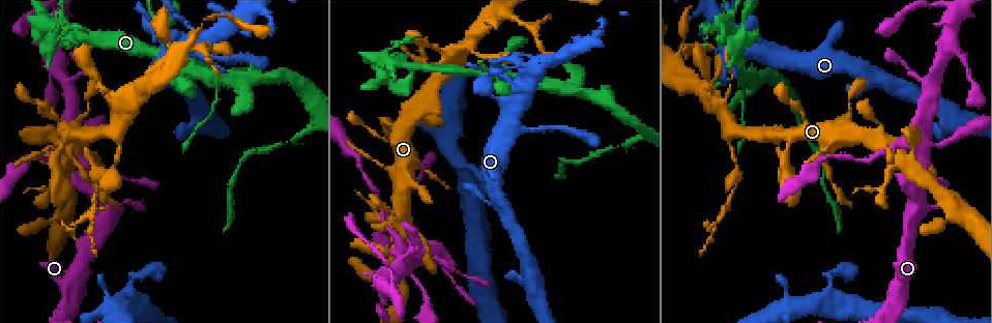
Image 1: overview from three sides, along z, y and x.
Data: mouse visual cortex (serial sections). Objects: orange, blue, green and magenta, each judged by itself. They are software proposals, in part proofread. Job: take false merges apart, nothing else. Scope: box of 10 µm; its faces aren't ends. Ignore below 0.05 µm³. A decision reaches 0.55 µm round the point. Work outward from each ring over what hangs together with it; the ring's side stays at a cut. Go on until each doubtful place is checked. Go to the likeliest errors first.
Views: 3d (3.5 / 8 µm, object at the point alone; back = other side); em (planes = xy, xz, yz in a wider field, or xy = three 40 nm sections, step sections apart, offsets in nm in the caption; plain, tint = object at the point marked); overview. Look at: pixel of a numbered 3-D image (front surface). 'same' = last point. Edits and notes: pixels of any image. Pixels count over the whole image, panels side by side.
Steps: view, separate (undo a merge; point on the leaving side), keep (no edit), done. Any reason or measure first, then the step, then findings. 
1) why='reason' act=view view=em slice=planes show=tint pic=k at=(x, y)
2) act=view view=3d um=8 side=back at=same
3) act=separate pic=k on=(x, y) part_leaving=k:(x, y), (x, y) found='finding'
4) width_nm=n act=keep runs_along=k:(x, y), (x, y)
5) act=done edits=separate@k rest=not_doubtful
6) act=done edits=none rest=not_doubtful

why='four or more arms meet' act=view view=3d um=3.5 pic=1 at=(923, 140)

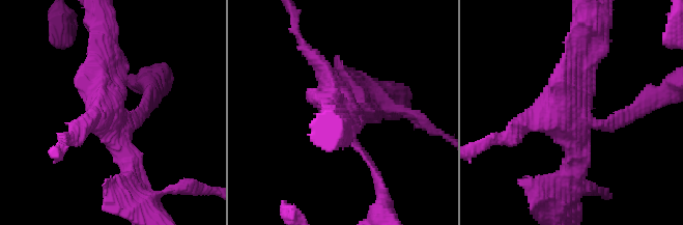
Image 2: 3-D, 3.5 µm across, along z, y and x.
why='shape alone is not enough' act=view view=em slice=xy step=3 show=tint pic=2 at=(111, 111)

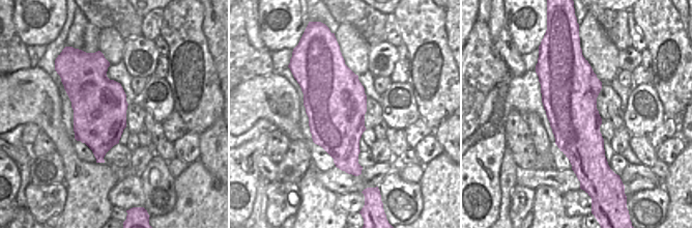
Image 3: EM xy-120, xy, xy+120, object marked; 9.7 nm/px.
act=view view=em slice=xy step=2 show=tint at=same

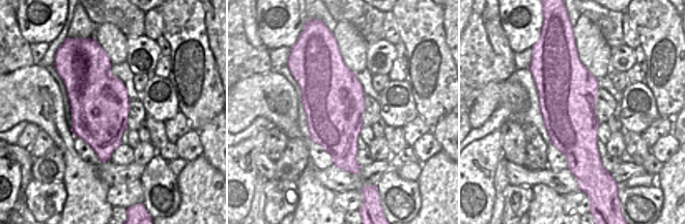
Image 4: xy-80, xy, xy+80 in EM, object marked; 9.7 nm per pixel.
act=keep runs_along=2:(135, 176), (109, 112), (109, 43) found='all the same cell'

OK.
why='two arms in line, one across' act=view view=3d um=3.5 pic=1 at=(157, 55)

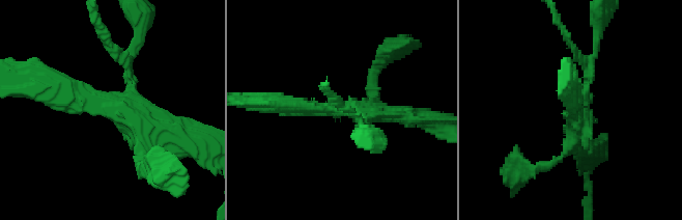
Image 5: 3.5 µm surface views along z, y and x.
arms=3 arm_widths_nm=100,250,250 act=view view=em slice=planes show=tint pic=5 at=(120, 108)

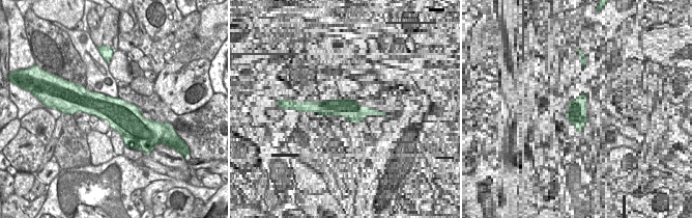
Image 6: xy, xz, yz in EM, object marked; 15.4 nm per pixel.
why='cut it another way' act=view view=em slice=xy step=1 show=tint at=same

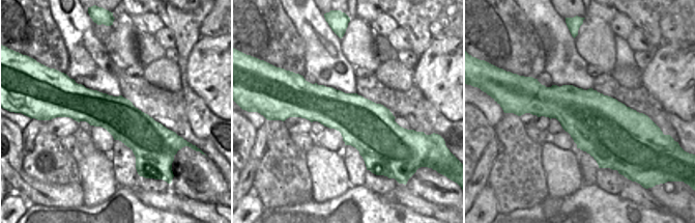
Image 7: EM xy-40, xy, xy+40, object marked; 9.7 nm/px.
act=keep runs_along=7:(62, 104), (166, 132) found='all the same cell'

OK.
why='three arms meet' act=view view=3d um=3.5 pic=1 at=(171, 23)

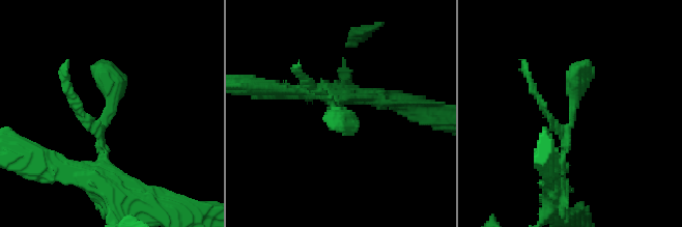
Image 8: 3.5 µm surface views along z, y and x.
act=view view=em slice=planes show=tint pic=8 at=(106, 116)

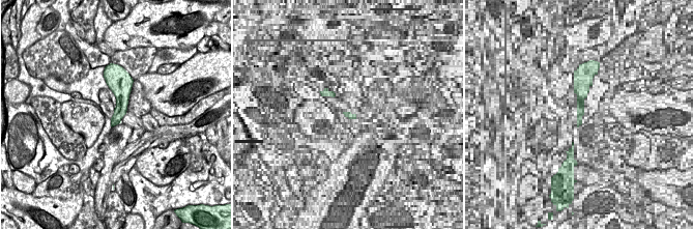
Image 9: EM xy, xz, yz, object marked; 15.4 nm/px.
arm_widths_nm=150,200,300 act=keep runs_along=8:(551, 176), (586, 64) found='one cell here'

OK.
why='arms part here' act=view view=3d um=3.5 pic=1 at=(82, 36)

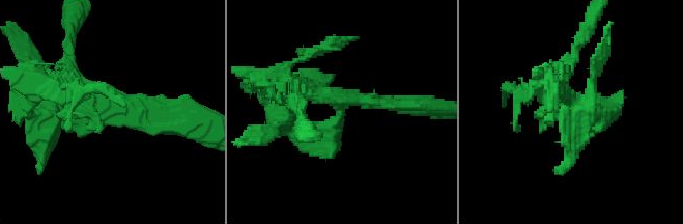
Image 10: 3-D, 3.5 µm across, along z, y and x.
why='shape alone is not enough' act=view view=em slice=xy step=1 show=tint pic=10 at=(345, 103)

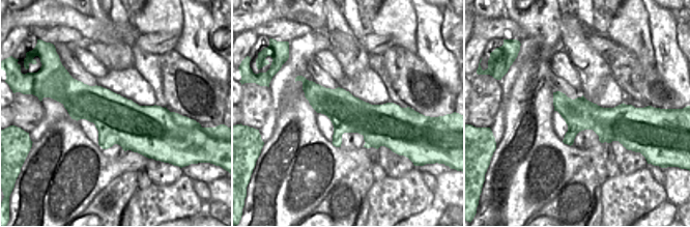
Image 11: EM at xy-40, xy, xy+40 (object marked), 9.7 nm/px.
why='another direction' act=view view=em slice=xy step=5 show=tint at=same

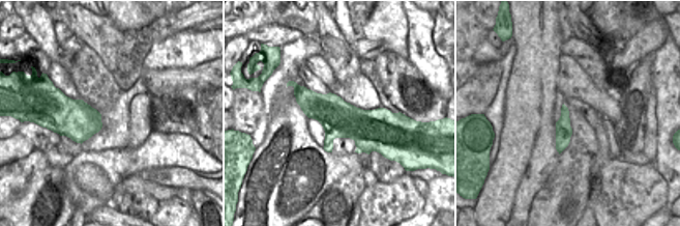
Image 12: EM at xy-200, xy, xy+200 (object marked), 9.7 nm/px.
act=keep runs_along=12:(296, 87), (340, 119), (393, 124) found='continuous, no second cell'

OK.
why='thin neck' act=view view=em slice=xy step=3 show=tint pic=1 at=(733, 189)

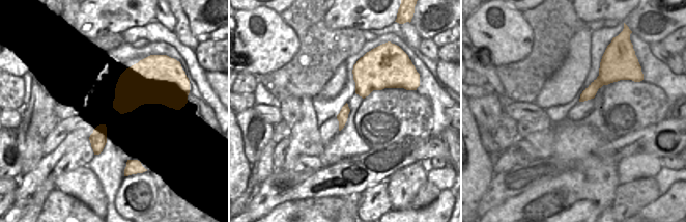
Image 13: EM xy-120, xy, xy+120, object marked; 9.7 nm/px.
why='wider look' act=view view=3d um=3.5 side=back at=same

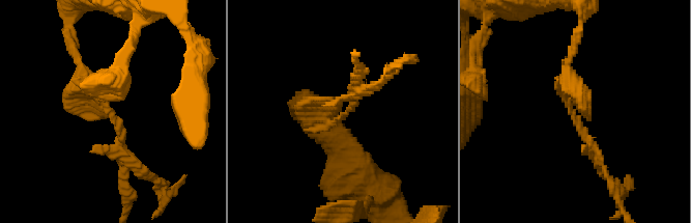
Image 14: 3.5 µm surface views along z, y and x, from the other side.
act=keep runs_along=14:(79, 61), (139, 169) found='all the same cell'

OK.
why='thin neck' act=view view=3d um=3.5 pic=1 at=(810, 141)

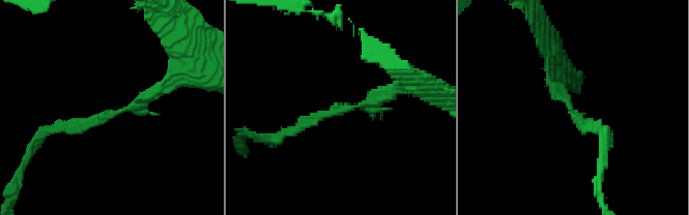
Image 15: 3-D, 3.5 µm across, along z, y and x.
arm_widths_nm=150,150 act=view view=em slice=xy step=3 show=tint pic=15 at=(573, 110)

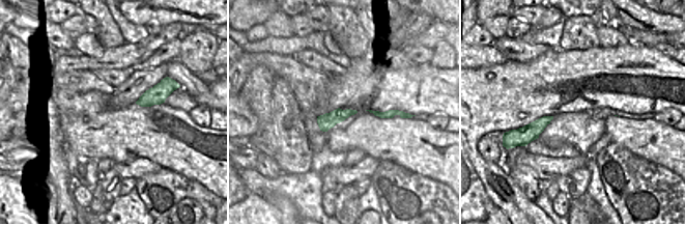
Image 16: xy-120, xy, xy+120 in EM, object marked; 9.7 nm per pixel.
act=keep runs_along=15:(181, 80), (112, 115), (61, 127) found='all the same cell'

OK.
act=done edits=none rest=not_doubtful

